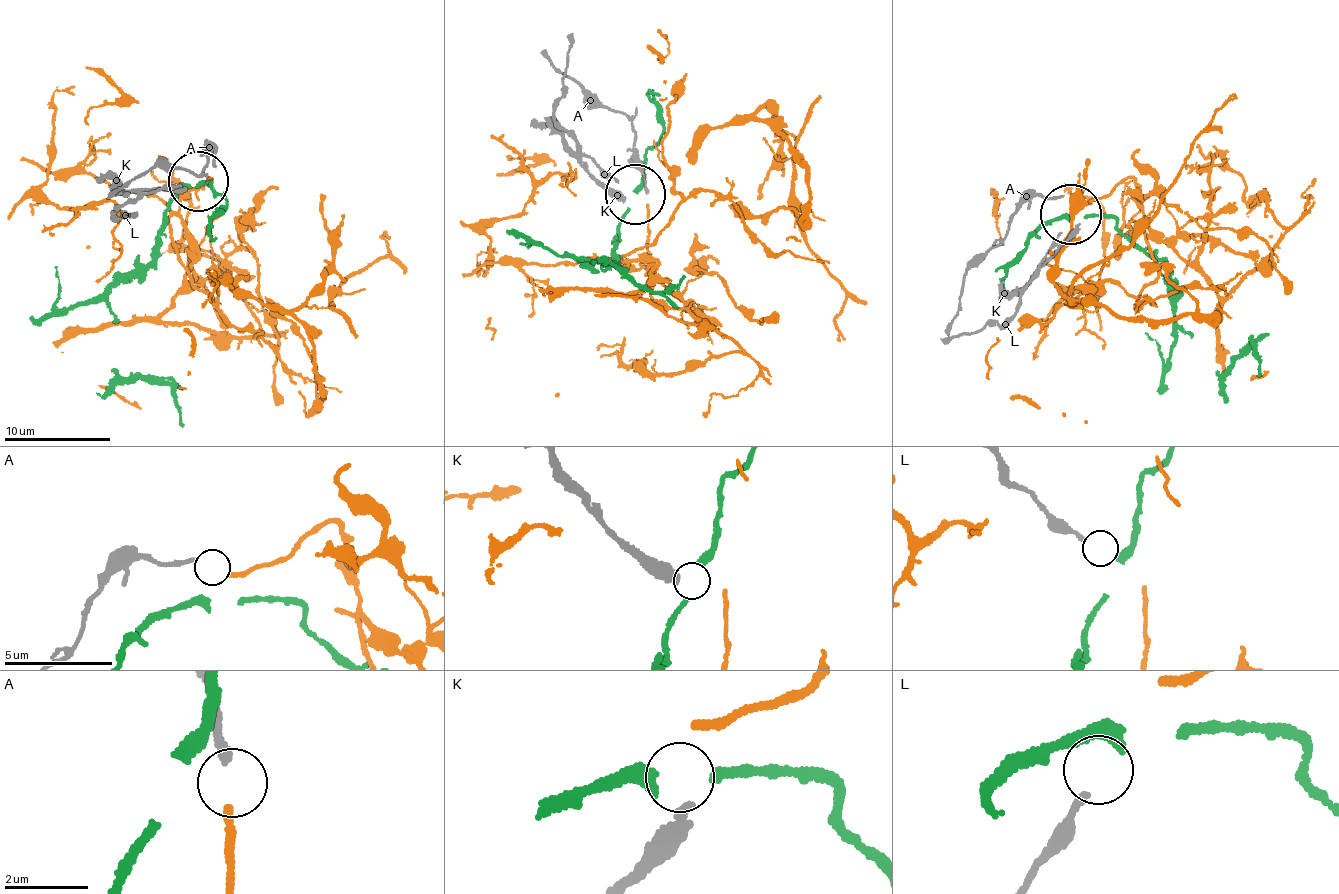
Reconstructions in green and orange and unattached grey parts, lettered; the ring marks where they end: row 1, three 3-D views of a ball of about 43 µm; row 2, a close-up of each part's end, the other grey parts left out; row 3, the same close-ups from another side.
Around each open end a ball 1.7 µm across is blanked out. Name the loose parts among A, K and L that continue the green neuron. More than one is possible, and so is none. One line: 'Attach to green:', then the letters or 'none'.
Attach to green: none

